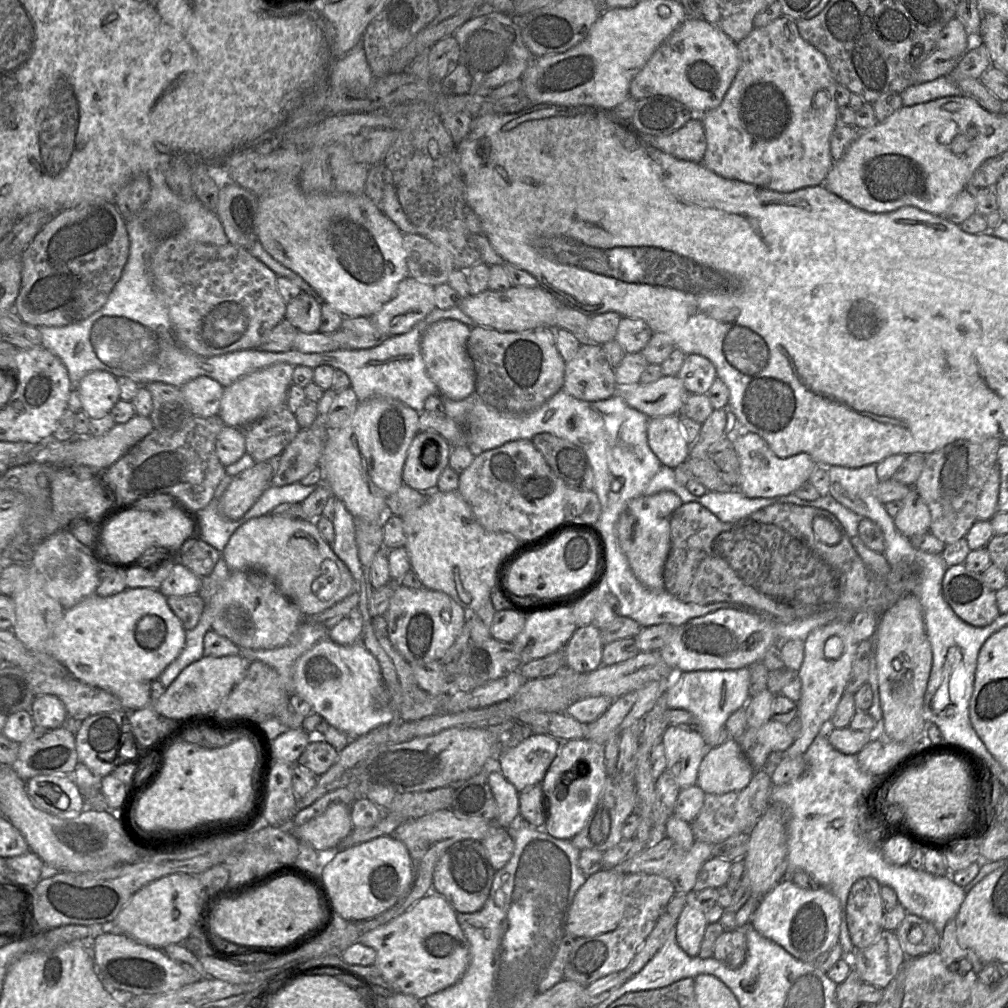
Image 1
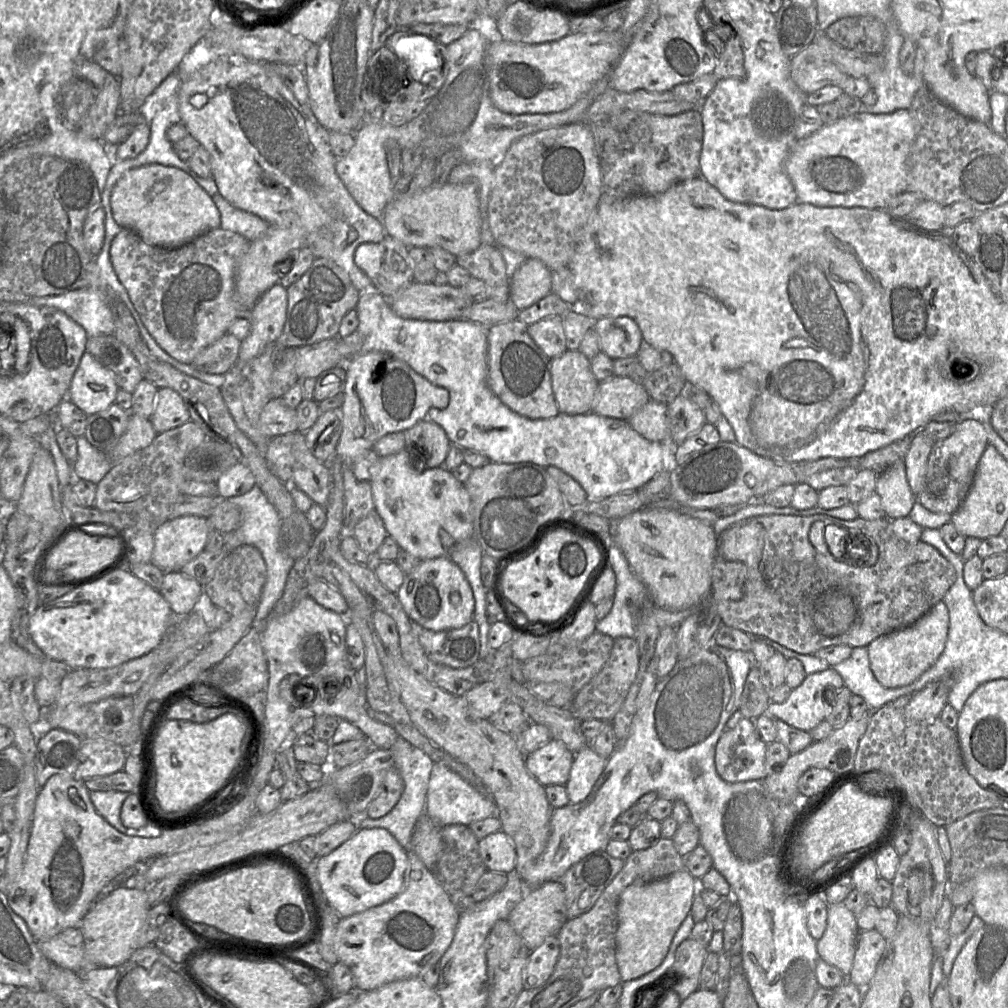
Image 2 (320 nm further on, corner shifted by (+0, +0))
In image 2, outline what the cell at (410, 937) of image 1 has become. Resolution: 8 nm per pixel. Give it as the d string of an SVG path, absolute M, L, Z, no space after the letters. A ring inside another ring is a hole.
M407 849L407 856L410 865L410 872L408 875L408 882L401 893L399 893L396 897L381 905L369 908L363 912L356 913L348 917L341 917L338 923L335 935L335 952L338 957L338 961L342 962L350 969L354 979L354 989L357 989L359 992L369 992L378 989L379 987L385 984L397 980L420 977L420 974L423 971L426 971L430 966L439 962L443 954L450 946L452 939L454 937L460 913L450 900L447 893L442 888L441 884L434 876L433 872L425 867L425 865L422 863L422 861L419 859L419 857L415 854L415 852L412 849Z

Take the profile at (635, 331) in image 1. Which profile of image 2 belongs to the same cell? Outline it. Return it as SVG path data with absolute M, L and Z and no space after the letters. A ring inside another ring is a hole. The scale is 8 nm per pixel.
M628 316L603 317L594 322L600 351L611 359L636 356L643 337L637 323Z

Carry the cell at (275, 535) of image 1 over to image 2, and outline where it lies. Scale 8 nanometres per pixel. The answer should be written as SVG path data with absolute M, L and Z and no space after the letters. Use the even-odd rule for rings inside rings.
M448 556L420 561L413 572L405 575L396 596L409 619L428 630L460 629L473 620L472 588L462 570Z

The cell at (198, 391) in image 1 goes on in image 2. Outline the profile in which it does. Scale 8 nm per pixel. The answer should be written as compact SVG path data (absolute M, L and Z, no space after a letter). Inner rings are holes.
M160 388L150 421L157 432L179 427L190 421L190 413L182 397L171 388Z

